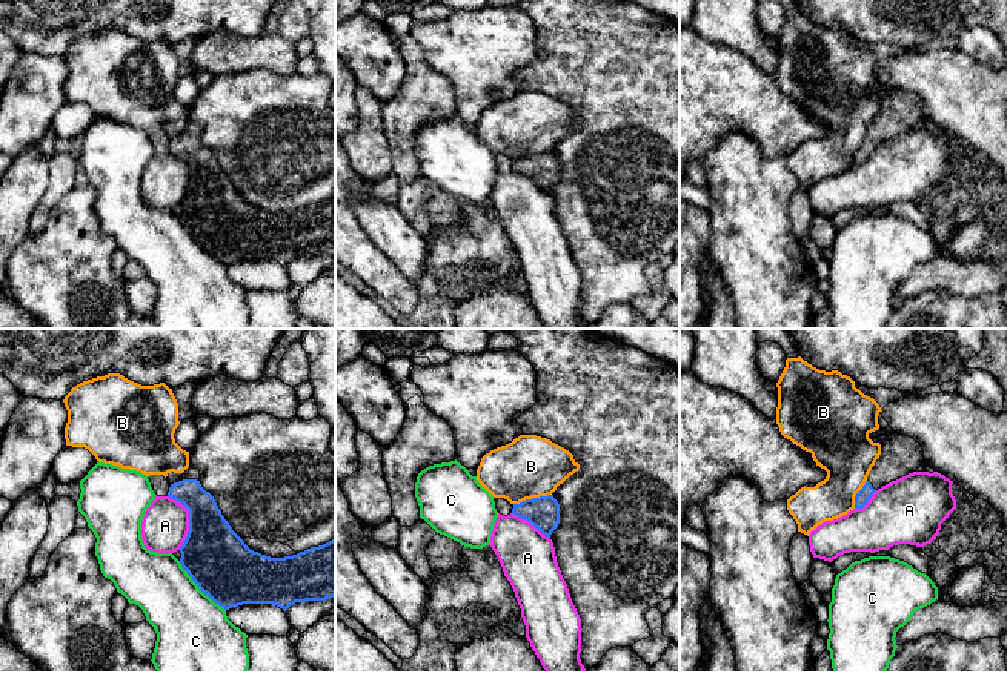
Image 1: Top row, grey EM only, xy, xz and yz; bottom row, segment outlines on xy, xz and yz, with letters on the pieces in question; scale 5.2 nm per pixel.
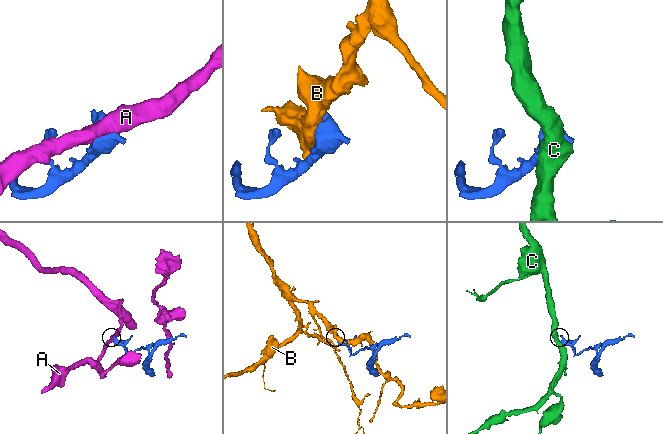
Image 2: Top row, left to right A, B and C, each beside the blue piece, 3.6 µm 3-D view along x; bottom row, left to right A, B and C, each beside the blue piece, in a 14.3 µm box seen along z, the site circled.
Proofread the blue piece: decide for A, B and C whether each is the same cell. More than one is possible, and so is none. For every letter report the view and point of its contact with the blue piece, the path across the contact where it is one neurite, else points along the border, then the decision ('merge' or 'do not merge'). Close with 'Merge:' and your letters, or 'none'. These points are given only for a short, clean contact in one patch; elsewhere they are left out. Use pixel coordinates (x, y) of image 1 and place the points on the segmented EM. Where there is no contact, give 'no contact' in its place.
A: xy (189, 520) | do not merge
B: xz (532, 498) | do not merge
C: xy (199, 587) | do not merge
Merge: none

